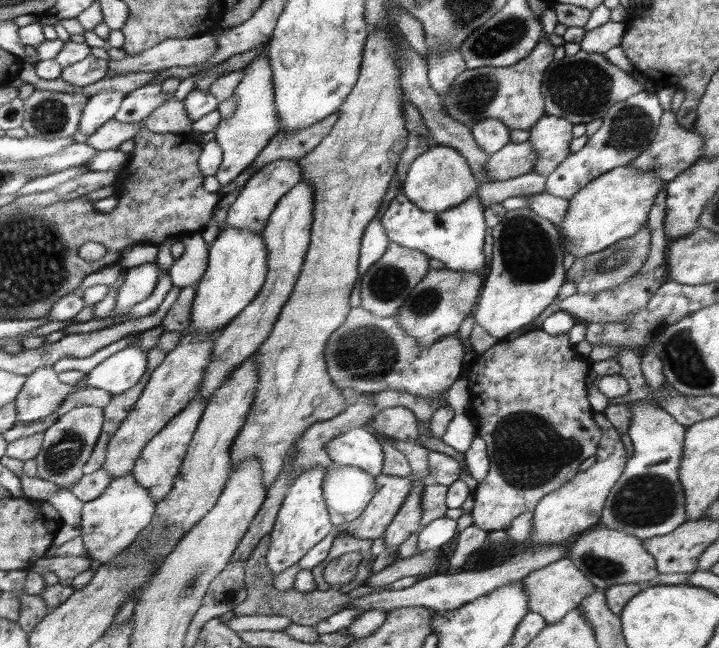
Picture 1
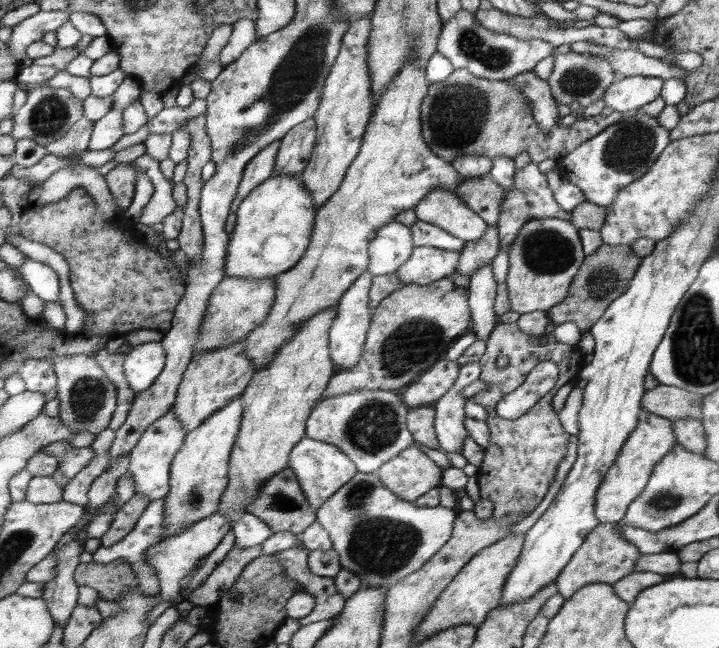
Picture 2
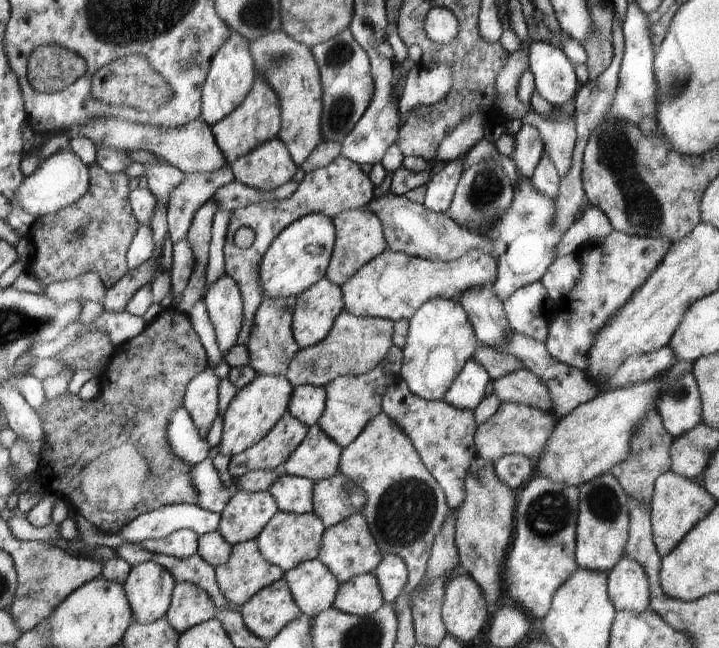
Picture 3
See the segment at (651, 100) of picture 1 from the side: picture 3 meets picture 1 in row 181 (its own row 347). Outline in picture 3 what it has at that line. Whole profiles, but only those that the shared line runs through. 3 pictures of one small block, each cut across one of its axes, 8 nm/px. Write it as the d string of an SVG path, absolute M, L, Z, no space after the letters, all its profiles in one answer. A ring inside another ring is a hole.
M615 230L605 238L587 240L587 244L583 244L577 252L581 260L581 278L551 319L549 336L545 342L551 356L586 371L589 352L599 332L631 301L635 290L649 280L649 274L656 270L657 264L661 263L670 249L667 238L641 238Z

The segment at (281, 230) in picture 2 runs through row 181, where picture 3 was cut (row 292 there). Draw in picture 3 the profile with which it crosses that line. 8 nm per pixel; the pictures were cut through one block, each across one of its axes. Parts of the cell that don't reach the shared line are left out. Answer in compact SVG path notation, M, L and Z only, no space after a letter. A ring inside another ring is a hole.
M313 213L290 224L265 254L261 262L261 286L266 298L286 299L298 297L328 274L337 233L334 218L323 213Z

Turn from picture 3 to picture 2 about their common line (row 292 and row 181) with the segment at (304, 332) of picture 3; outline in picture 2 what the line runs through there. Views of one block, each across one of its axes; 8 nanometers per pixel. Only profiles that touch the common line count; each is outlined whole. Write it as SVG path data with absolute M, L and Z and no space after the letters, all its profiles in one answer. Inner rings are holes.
M372 14L352 23L345 33L336 65L327 77L321 104L315 113L317 142L302 181L313 195L315 205L322 207L340 189L349 167L360 153L368 124L374 113L369 41L373 30Z

